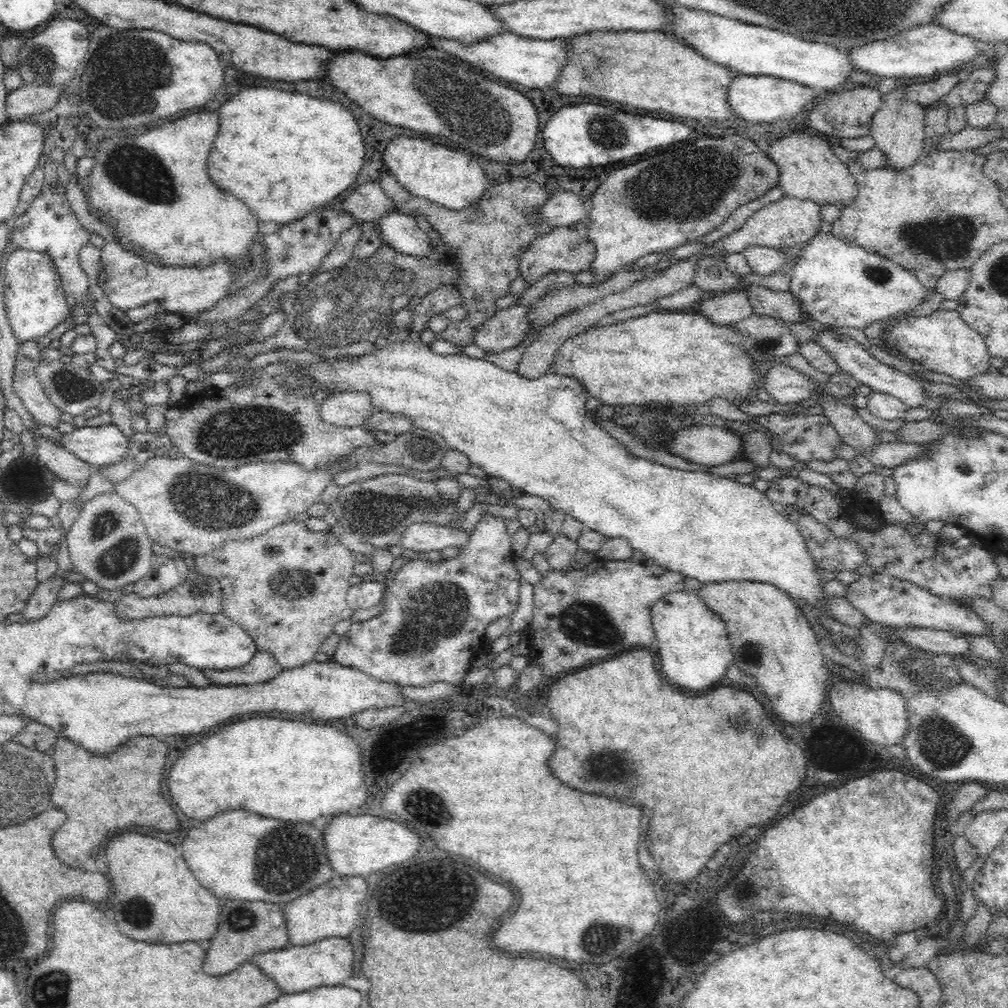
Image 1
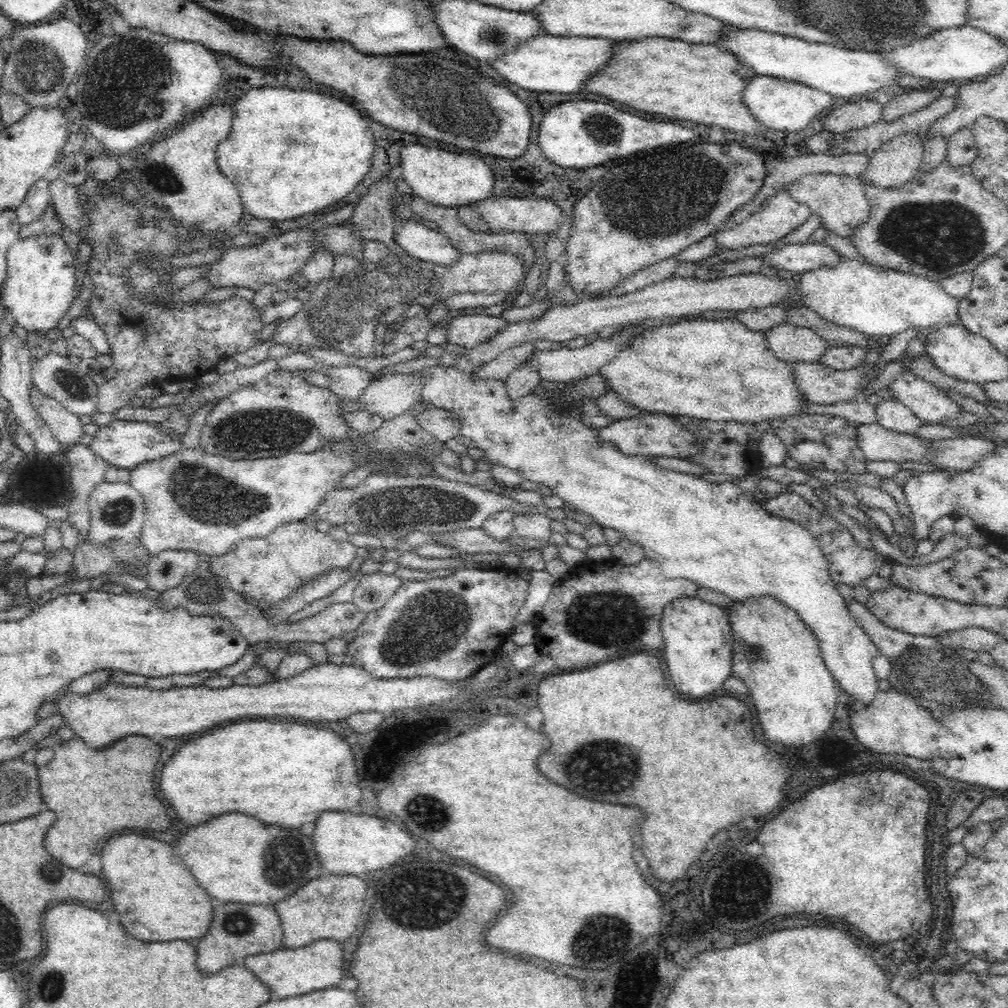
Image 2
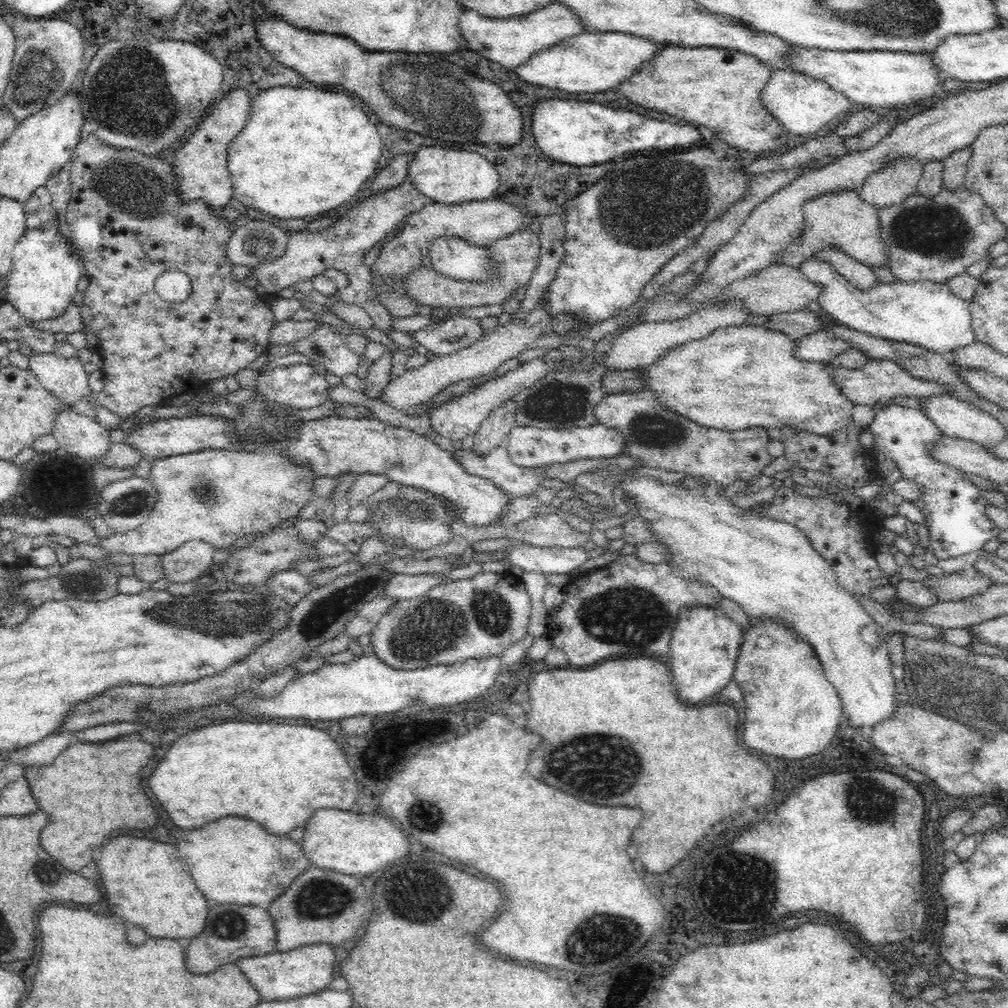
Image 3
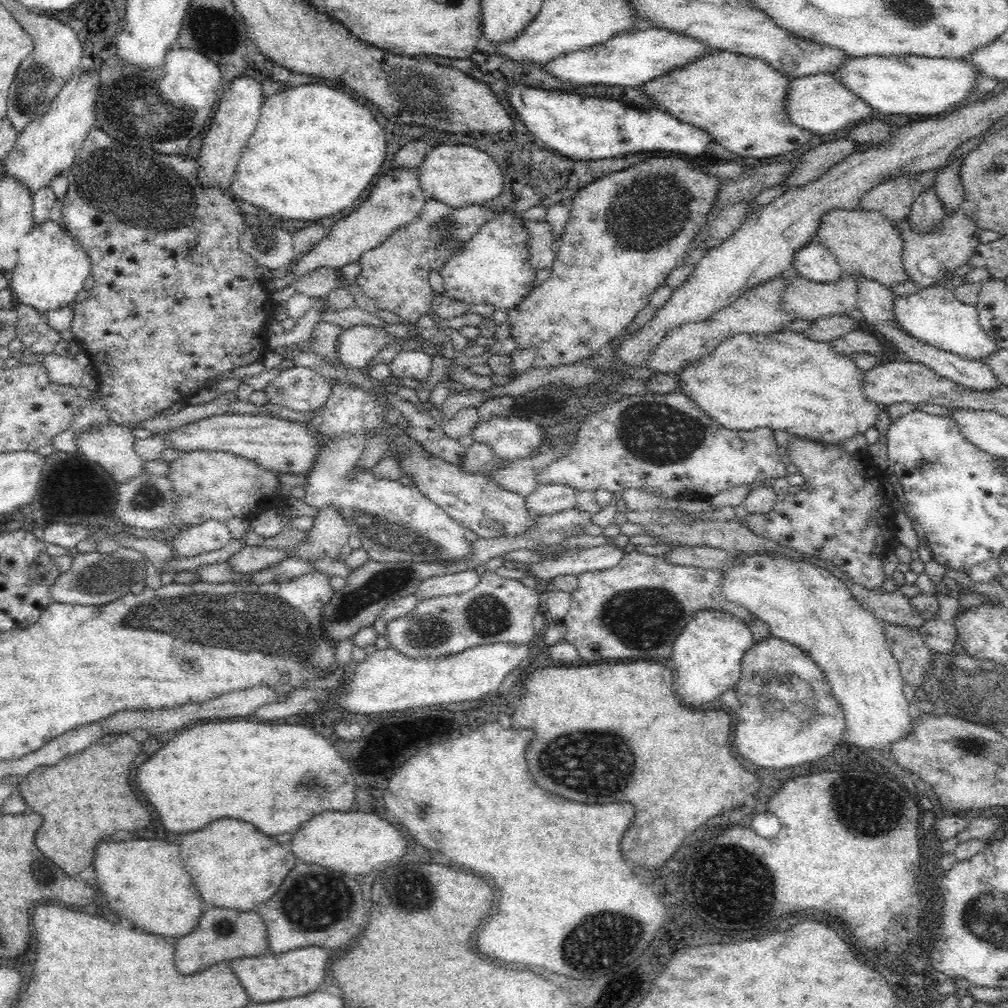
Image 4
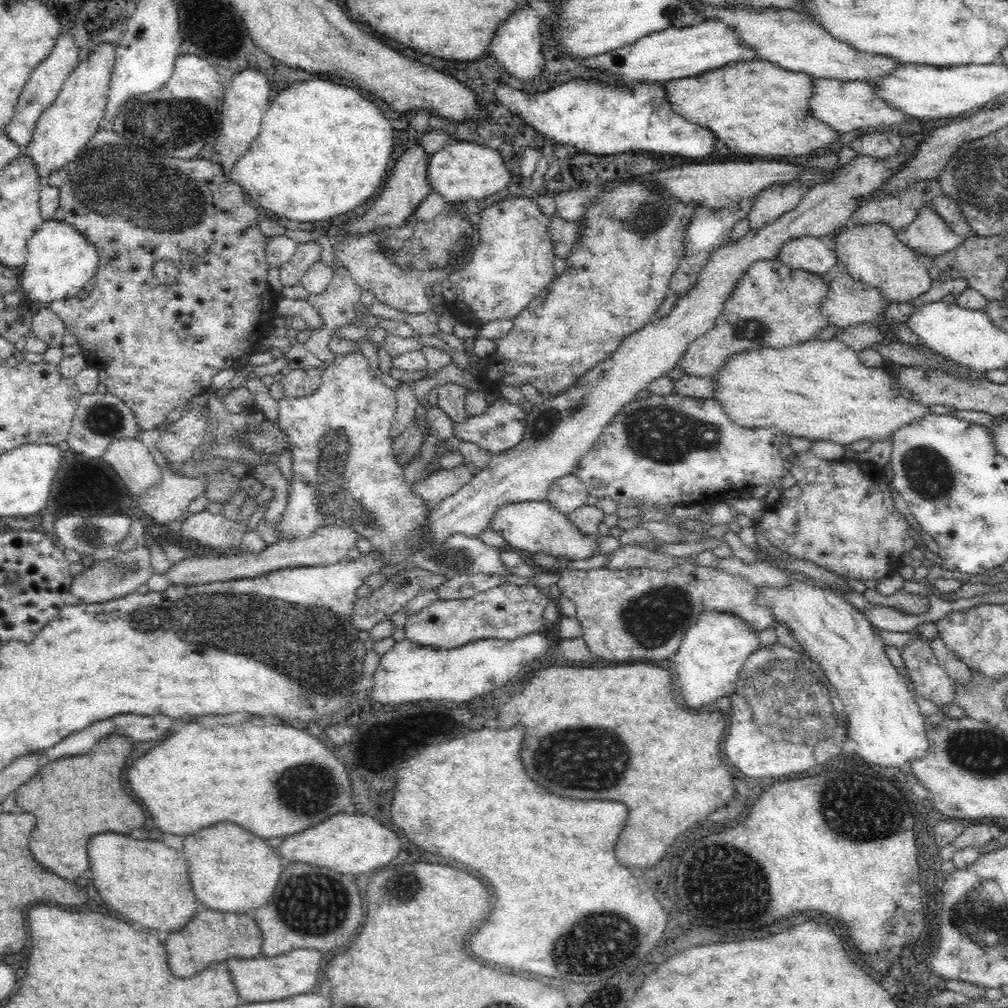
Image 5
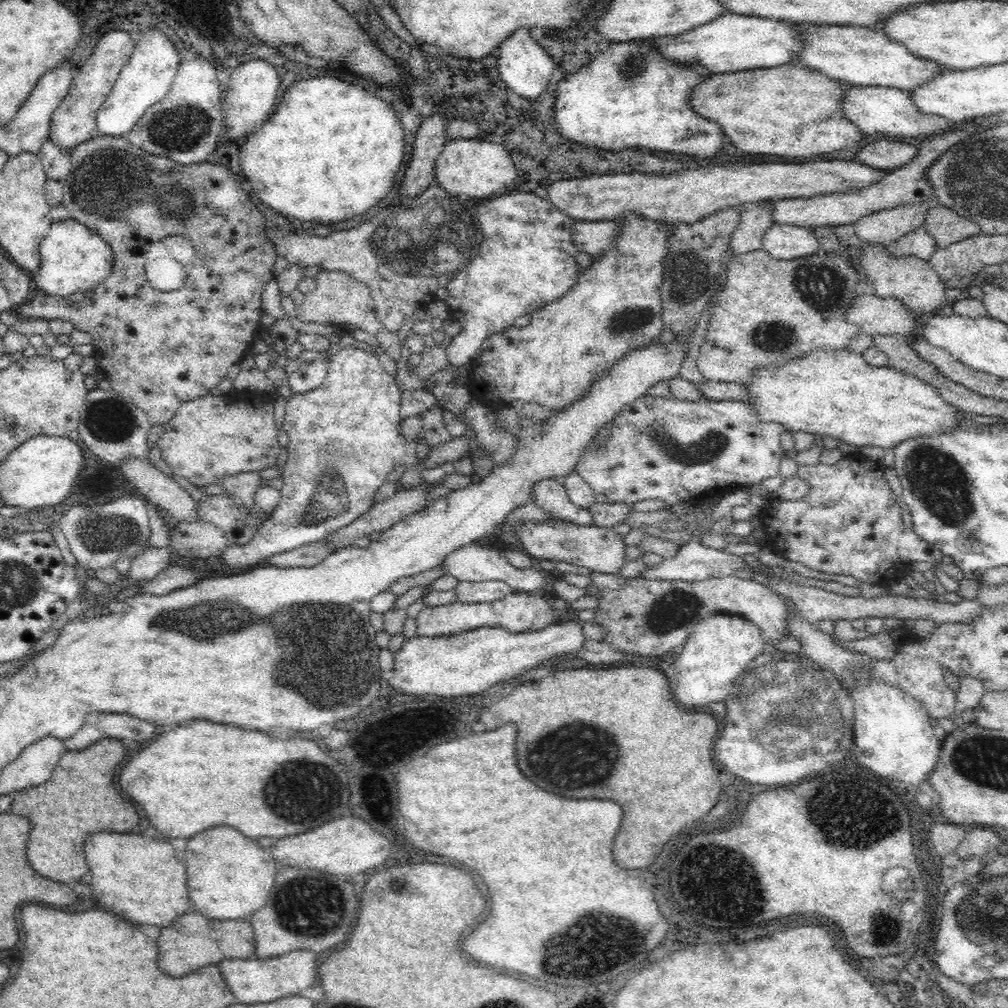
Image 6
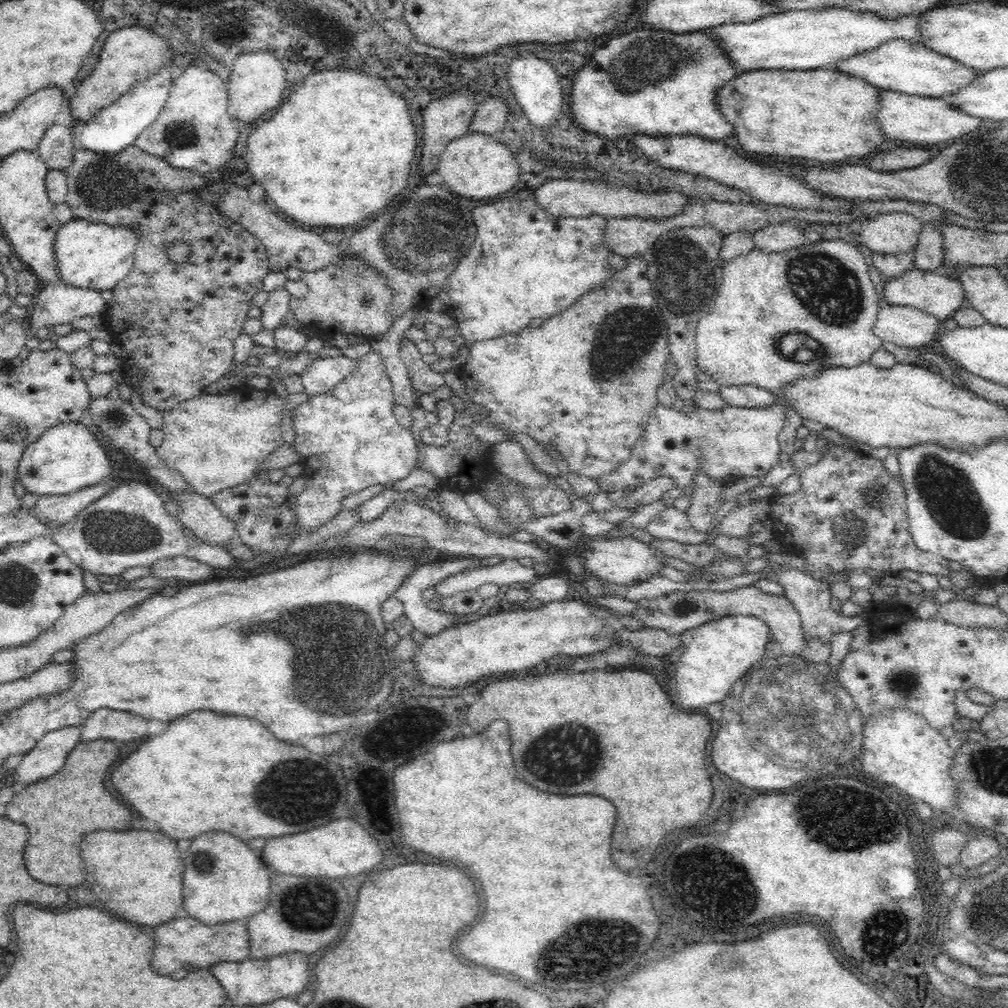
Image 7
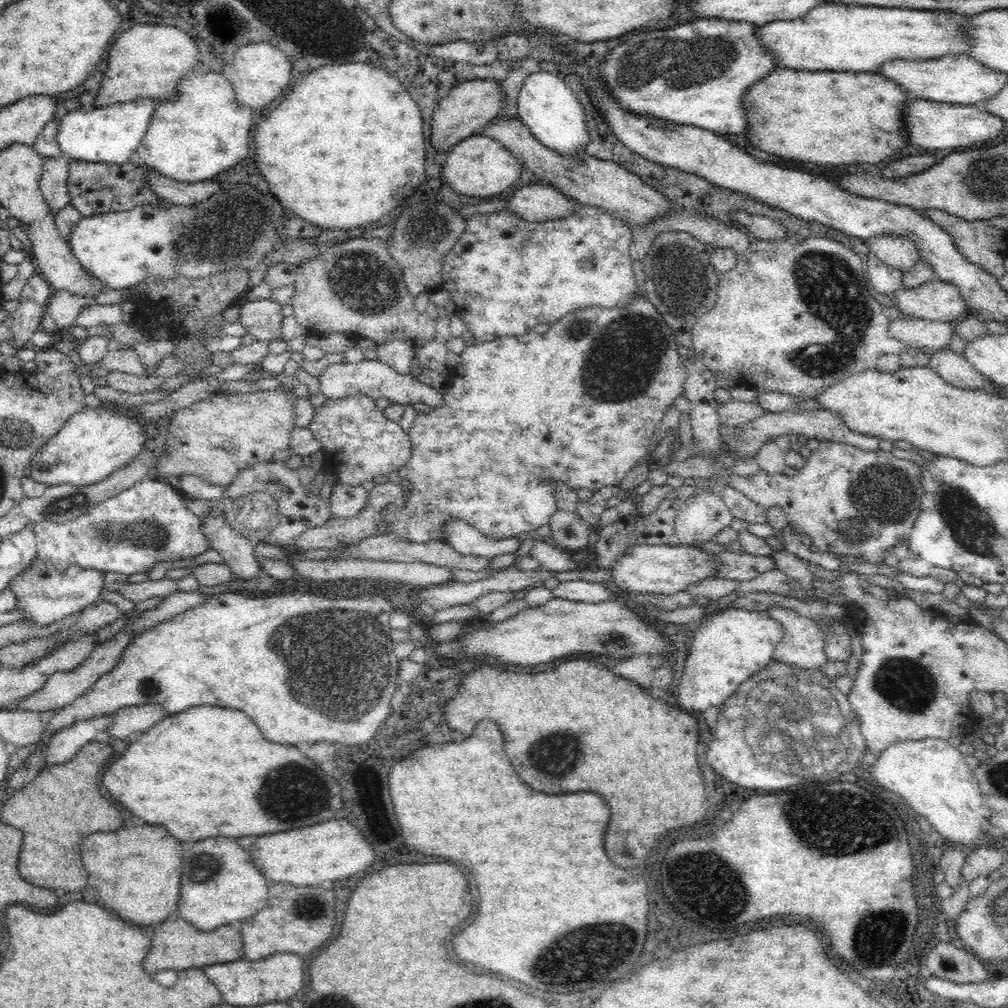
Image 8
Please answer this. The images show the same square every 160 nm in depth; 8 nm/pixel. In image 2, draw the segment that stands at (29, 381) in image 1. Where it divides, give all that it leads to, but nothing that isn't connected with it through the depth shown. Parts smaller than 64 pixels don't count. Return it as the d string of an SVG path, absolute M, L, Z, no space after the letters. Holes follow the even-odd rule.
M33 384L30 387L30 396L34 409L38 411L63 450L80 446L79 443L85 434L84 422L86 420L66 410L57 400L42 394Z

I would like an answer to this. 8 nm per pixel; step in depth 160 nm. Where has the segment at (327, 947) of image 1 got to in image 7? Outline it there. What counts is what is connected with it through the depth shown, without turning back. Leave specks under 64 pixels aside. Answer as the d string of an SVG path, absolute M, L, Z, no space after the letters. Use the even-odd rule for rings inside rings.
M302 952L282 953L270 958L244 960L244 962L220 962L208 967L228 994L229 1004L236 1006L263 1005L276 998L286 998L302 992L310 980L308 956Z

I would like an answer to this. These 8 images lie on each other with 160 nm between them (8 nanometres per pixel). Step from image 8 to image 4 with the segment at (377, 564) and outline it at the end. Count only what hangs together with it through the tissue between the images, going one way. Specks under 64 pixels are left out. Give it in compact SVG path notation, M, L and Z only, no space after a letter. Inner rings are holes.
M208 518L182 530L173 538L171 545L177 556L186 558L209 553L226 546L234 537L226 523Z

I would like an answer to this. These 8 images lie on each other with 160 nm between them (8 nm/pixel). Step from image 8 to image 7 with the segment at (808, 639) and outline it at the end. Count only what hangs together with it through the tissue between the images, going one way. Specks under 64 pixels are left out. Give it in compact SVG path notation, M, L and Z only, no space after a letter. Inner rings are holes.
M748 585L729 592L675 592L668 596L638 600L633 614L641 620L643 628L659 628L670 634L681 634L714 619L726 615L750 615L762 619L769 626L769 640L780 646L780 654L801 656L806 647L806 632L796 607L784 596L764 593L754 585Z

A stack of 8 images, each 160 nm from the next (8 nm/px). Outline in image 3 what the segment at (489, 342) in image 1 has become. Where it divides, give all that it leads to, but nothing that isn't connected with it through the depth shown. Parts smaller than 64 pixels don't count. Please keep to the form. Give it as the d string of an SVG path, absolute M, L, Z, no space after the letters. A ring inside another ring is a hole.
M454 316L411 332L410 337L434 356L446 356L470 346L482 333L479 320Z

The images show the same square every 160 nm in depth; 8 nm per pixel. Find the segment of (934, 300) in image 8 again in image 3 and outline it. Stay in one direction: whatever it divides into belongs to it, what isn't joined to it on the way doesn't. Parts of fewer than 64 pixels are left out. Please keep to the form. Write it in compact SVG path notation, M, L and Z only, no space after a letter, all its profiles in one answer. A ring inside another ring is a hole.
M854 190L834 192L804 204L805 229L798 242L790 244L779 260L782 265L799 268L800 263L820 250L840 250L848 257L870 267L888 267L890 253L880 237L879 210L859 198Z

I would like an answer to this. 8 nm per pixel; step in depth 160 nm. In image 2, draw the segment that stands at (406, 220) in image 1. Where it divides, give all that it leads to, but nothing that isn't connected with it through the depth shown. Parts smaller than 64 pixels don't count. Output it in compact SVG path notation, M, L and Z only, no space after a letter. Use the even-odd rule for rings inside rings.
M397 221L396 225L393 240L400 247L400 252L410 257L447 267L454 264L464 254L460 253L450 238L440 230L432 230L414 221Z

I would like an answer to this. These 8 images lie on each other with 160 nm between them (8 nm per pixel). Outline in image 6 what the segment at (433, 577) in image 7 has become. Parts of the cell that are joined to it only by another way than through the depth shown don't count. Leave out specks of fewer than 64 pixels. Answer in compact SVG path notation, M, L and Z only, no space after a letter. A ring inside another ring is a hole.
M512 592L503 599L492 602L463 603L456 601L450 604L425 607L420 610L416 618L417 635L425 637L442 636L442 634L458 634L480 628L480 626L496 626L501 624L512 632L523 632L526 630L540 630L550 626L557 613L546 603L540 595Z

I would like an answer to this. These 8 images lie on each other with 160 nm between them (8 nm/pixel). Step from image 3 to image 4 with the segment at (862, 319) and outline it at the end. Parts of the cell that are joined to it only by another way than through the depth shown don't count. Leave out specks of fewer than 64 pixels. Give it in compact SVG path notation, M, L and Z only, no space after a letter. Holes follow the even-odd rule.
M814 239L792 257L791 270L812 282L836 282L846 274L828 248ZM926 287L916 294L896 296L894 313L896 321L910 336L915 336L937 349L962 358L984 361L998 349L998 341L980 326L980 314L976 305L959 302L955 291L945 287Z

